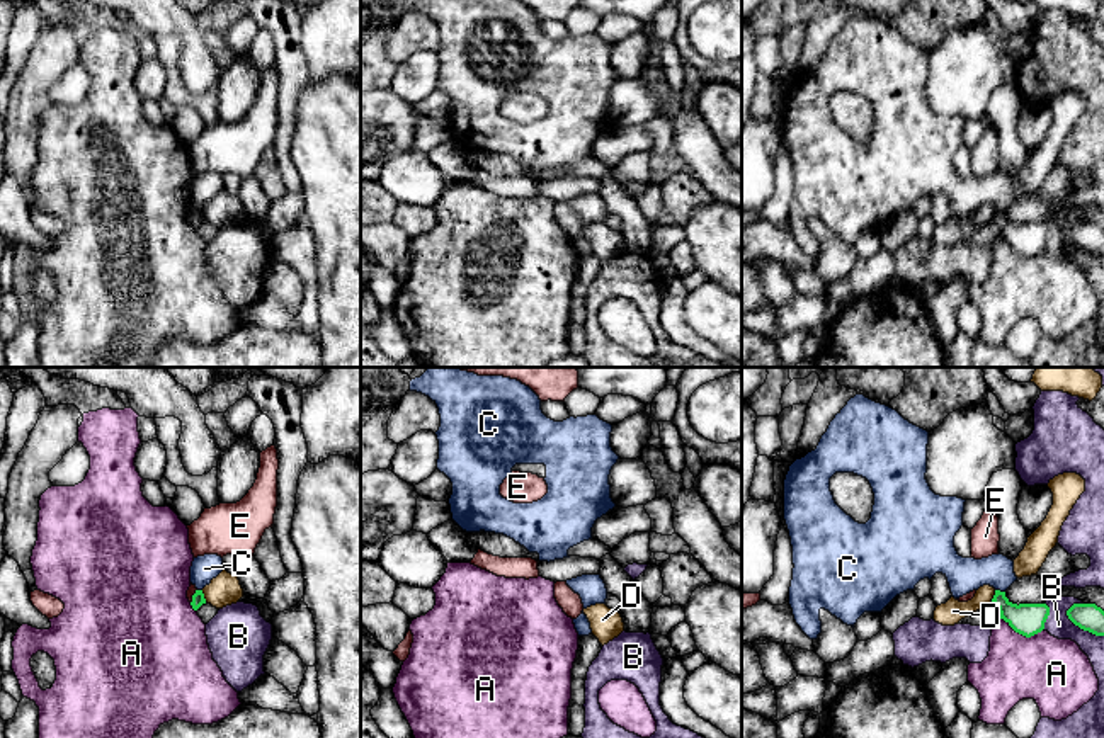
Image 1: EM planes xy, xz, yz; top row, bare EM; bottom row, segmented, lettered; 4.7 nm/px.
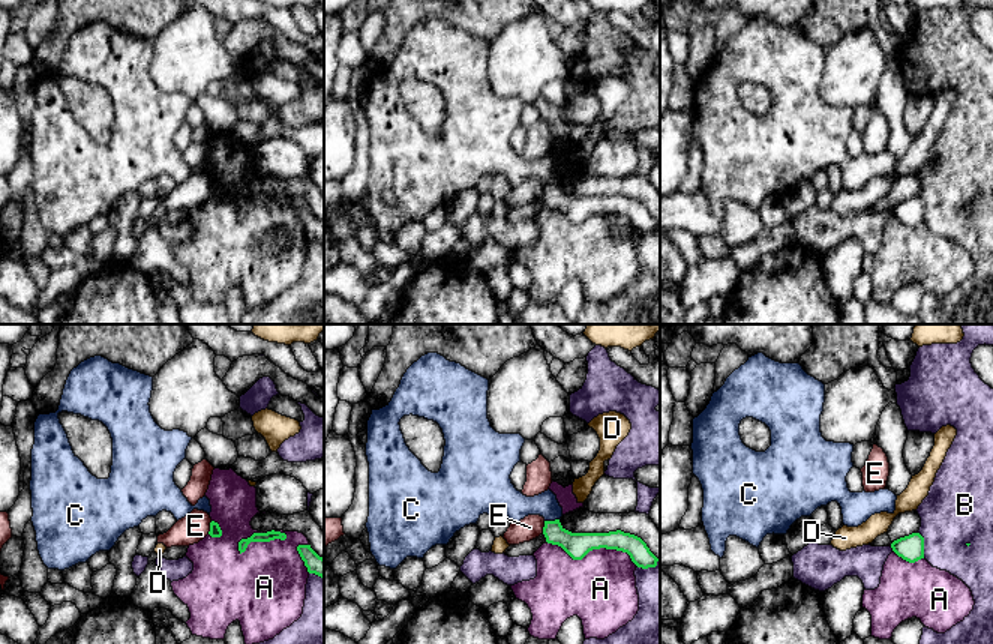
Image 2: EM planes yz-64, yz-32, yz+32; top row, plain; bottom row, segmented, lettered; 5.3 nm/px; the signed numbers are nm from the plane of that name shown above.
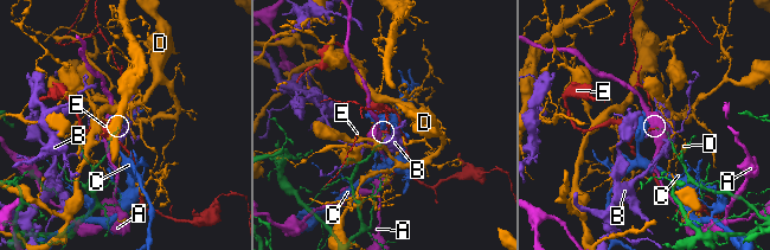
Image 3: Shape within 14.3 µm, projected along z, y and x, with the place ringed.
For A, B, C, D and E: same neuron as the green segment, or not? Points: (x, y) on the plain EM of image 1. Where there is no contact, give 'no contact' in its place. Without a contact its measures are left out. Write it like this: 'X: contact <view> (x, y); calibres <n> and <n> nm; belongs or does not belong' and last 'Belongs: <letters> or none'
A: contact yz (1023, 254); calibres 160 and 320 nm; does not belong
B: contact yz (1082, 247); calibres 130 and 120 nm; does not belong
C: contact yz (999, 210); calibres 160 and 160 nm; does not belong
D: contact xy (203, 215); calibres 60 and 150 nm; does not belong
E: contact xy (193, 215); calibres 60 and 40 nm; does not belong
Belongs: none

